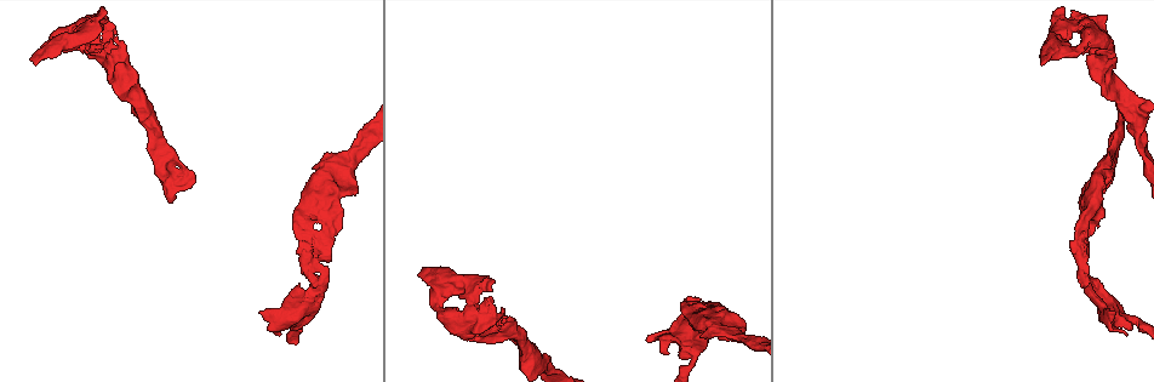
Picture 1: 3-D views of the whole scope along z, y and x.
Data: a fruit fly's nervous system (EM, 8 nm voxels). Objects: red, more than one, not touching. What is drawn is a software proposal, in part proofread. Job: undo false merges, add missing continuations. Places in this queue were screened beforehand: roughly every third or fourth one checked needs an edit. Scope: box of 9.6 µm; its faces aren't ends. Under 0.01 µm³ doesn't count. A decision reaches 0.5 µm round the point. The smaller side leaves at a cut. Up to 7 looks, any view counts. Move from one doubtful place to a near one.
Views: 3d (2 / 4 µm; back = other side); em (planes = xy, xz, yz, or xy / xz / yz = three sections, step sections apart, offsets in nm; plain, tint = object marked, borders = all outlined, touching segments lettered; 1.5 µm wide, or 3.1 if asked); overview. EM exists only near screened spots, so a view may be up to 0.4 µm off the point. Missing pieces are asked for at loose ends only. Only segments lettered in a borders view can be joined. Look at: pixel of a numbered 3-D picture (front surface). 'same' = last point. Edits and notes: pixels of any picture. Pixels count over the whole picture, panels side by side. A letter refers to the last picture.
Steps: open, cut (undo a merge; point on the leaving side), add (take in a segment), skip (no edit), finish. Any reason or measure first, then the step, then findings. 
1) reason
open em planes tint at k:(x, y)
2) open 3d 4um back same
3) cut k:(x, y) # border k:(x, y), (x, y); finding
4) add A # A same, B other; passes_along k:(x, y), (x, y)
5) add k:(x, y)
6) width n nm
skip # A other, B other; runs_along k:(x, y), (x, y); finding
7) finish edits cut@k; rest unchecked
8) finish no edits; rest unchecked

an open end
open 3d 2um at 1:(647, 339)

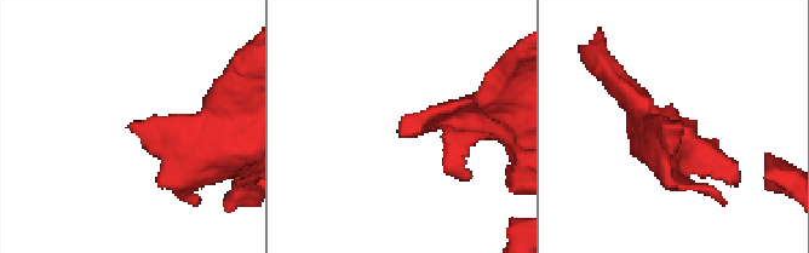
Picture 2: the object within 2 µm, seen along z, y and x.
open em planes plain at 2:(127, 125)

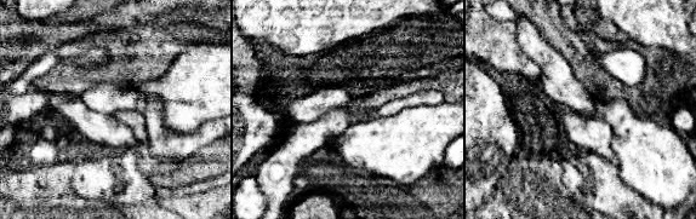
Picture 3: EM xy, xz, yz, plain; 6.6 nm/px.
what lies round it
open em planes borders same

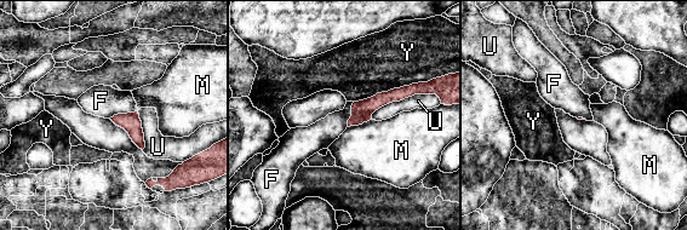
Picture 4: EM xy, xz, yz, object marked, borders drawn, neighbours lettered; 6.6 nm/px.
longest_contact Y 460 nm
skip # F other, M other, U other, Y other; border 4:(137, 110), (114, 114), (109, 118); none of them fits

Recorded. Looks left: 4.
an open end
open em planes borders at 1:(491, 297)

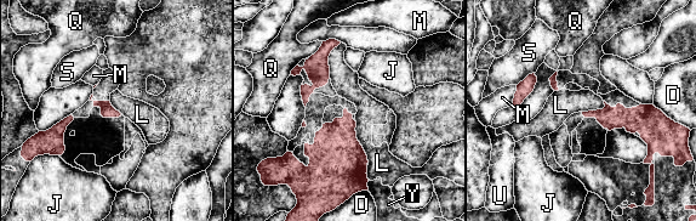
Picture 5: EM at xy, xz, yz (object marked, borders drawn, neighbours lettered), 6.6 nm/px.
skip # D other, J other, L other, M other, Q other, S other, U other, Y other; border 5:(354, 120), (355, 137), (369, 162); no lettered segment goes on from it

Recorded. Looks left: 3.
finish no edits; rest unchecked

